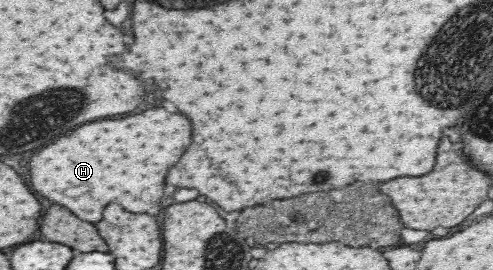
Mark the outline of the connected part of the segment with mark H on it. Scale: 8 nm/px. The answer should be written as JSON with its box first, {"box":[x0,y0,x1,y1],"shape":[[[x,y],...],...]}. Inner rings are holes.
{"box":[29,108,191,222],"shape":[[[153,108],[145,110],[143,114],[127,116],[121,120],[101,120],[101,122],[89,122],[73,130],[71,134],[55,140],[53,144],[45,146],[39,154],[35,154],[29,162],[31,170],[31,188],[39,192],[41,196],[69,208],[79,218],[87,222],[99,222],[103,218],[103,210],[109,202],[121,204],[125,210],[141,214],[149,212],[153,206],[153,200],[159,200],[155,194],[161,196],[165,174],[185,148],[191,144],[191,124],[181,114],[171,114],[165,108]]]}

